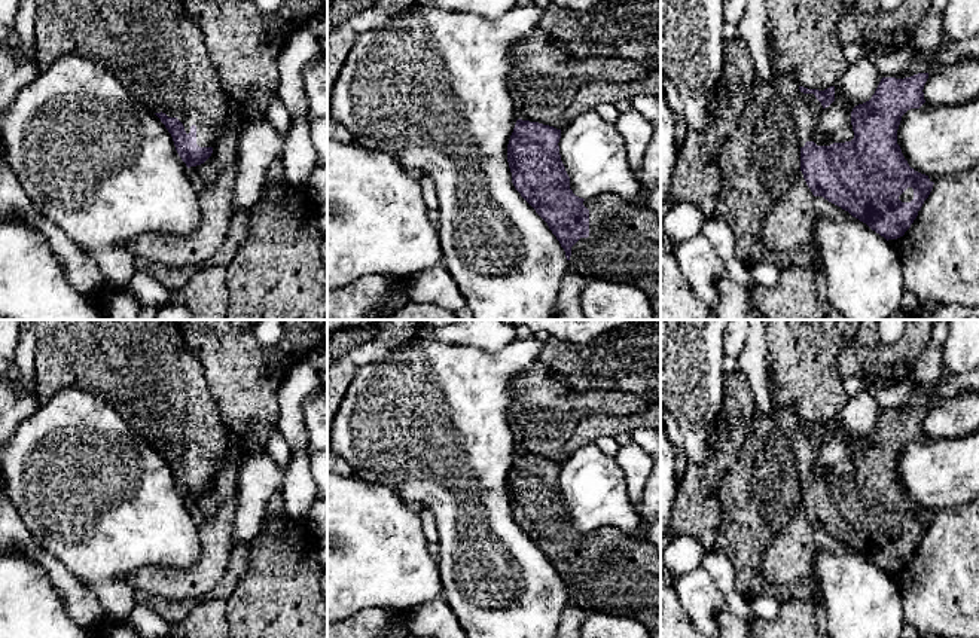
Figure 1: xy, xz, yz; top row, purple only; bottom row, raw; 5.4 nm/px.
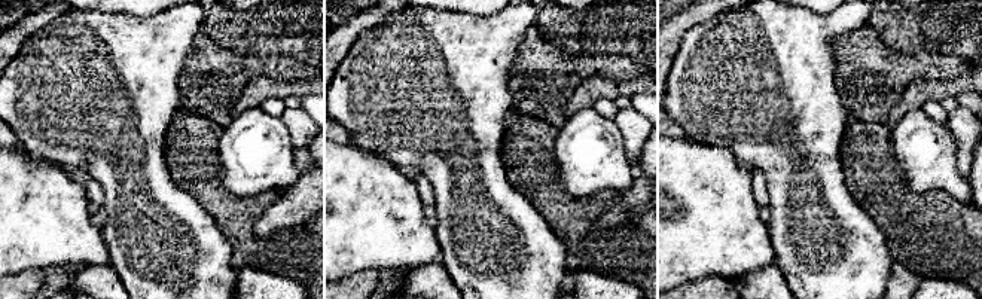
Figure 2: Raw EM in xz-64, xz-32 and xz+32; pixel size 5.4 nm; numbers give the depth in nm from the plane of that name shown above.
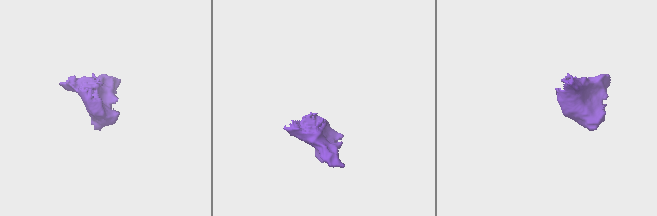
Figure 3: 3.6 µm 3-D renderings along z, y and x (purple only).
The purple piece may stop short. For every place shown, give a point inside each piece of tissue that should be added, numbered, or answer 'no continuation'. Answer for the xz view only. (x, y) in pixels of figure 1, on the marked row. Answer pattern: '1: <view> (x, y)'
1: xz (624, 246)

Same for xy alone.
1: xy (152, 46)

